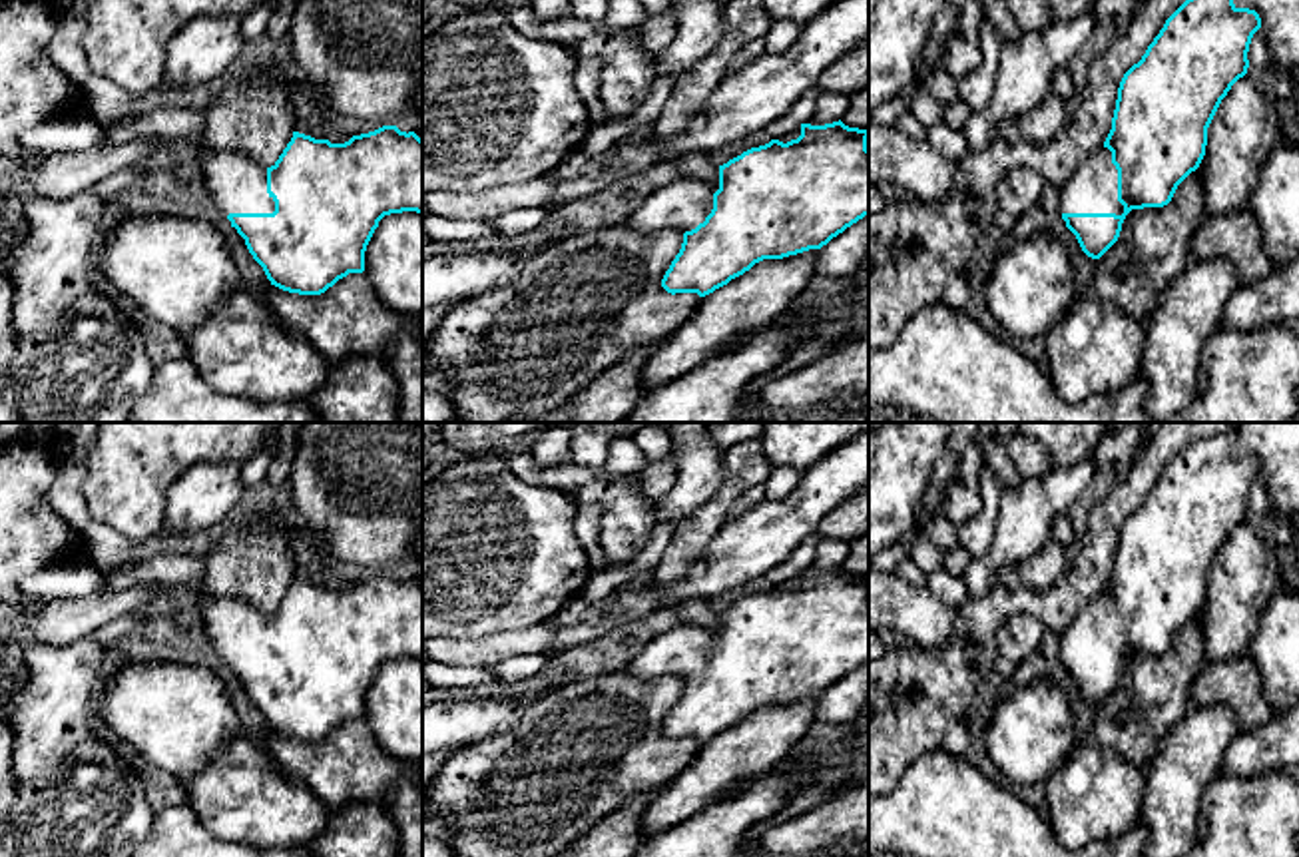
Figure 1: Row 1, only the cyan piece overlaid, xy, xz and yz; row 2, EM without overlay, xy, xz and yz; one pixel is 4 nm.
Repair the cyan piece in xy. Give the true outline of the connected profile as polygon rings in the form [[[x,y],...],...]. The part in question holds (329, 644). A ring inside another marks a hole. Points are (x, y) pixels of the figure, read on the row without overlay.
[[[396,572],[353,582],[345,590],[293,578],[291,588],[271,614],[261,614],[239,598],[205,596],[201,586],[197,600],[213,650],[245,686],[271,731],[289,739],[321,741],[349,719],[363,719],[365,698],[379,668],[390,660],[422,660],[422,586]]]

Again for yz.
[[[1231,425],[1217,436],[1187,444],[1166,466],[1142,506],[1124,520],[1104,592],[1060,634],[1062,666],[1088,704],[1100,706],[1118,688],[1122,670],[1132,656],[1168,652],[1177,632],[1199,614],[1205,602],[1207,574],[1231,532],[1247,520],[1249,490],[1259,474],[1261,464],[1255,456],[1233,450]]]

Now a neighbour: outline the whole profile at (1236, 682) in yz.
[[[1247,654],[1203,666],[1191,688],[1191,706],[1213,704],[1225,704],[1235,712],[1239,733],[1255,731],[1277,715]]]

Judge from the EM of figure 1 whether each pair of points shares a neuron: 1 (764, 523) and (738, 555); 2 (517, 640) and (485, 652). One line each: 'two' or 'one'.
1: one
2: one

